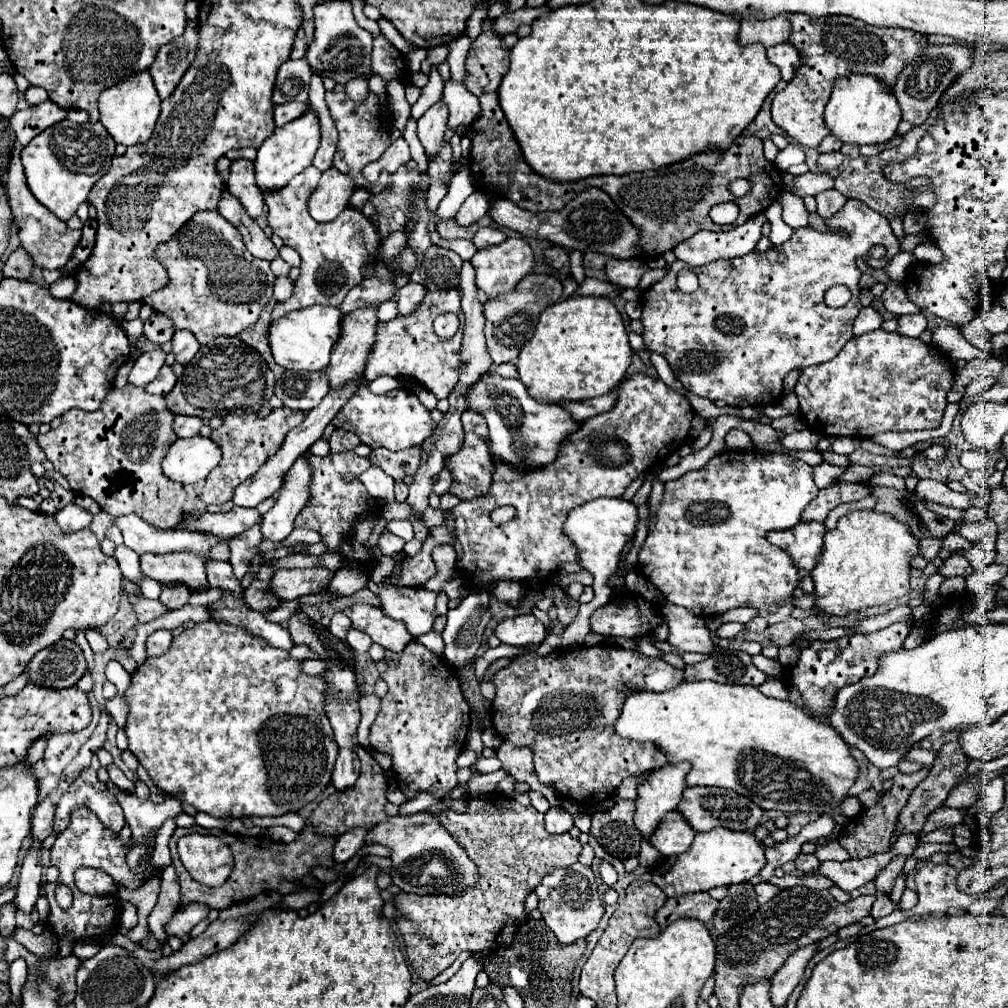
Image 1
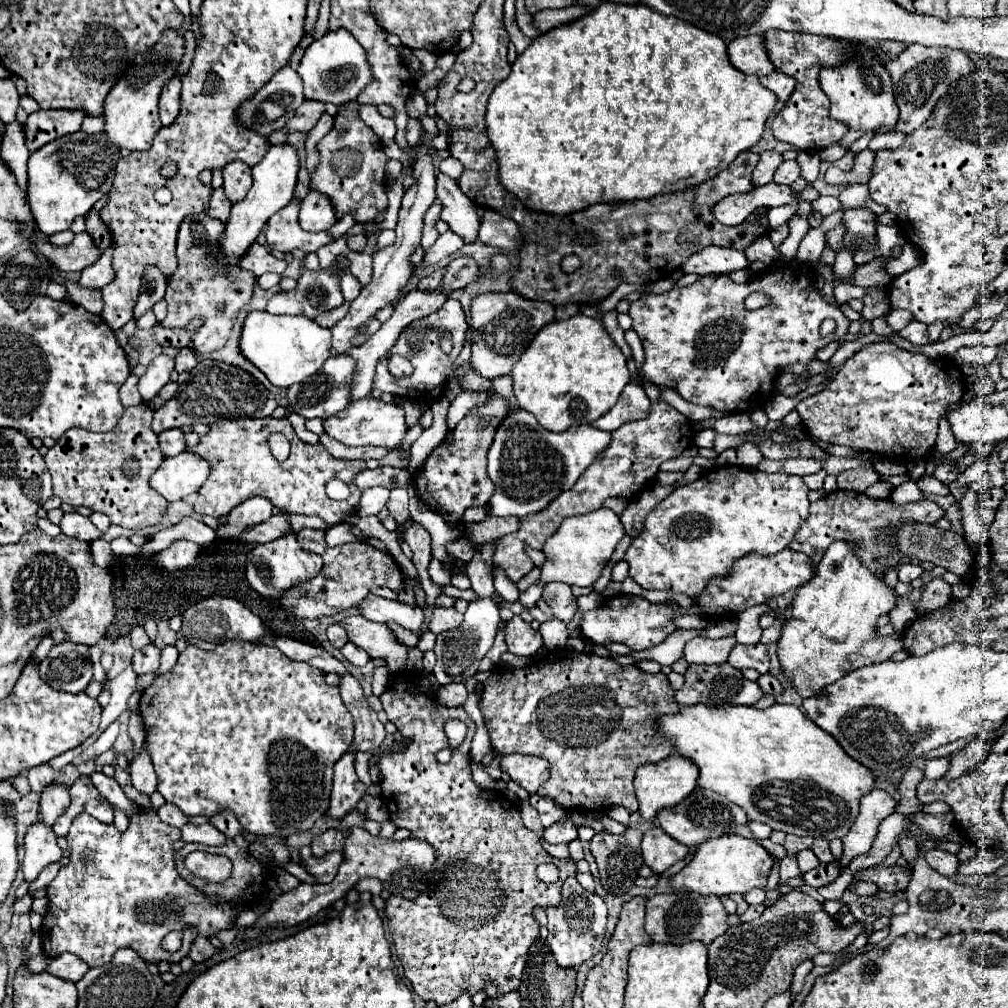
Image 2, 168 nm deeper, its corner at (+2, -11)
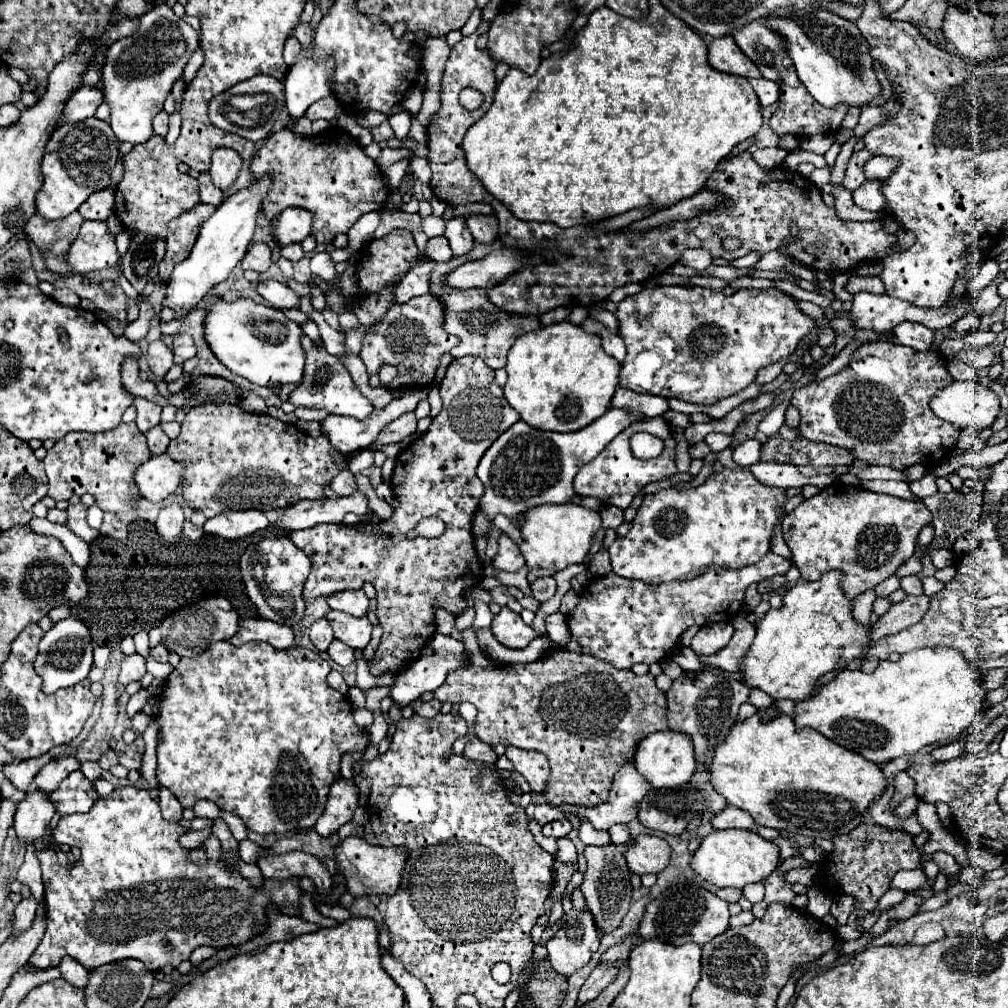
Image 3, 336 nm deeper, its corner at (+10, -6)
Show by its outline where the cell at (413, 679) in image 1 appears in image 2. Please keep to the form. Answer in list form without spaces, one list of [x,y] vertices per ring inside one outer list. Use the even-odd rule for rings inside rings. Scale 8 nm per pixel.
[[[407,673],[403,681],[397,681],[391,689],[387,689],[379,699],[383,703],[383,709],[389,717],[391,723],[395,723],[395,727],[399,729],[399,733],[409,739],[409,745],[401,751],[395,751],[395,753],[385,753],[381,755],[379,759],[379,771],[381,771],[381,799],[389,811],[389,819],[391,823],[397,827],[397,829],[409,829],[411,831],[411,837],[415,839],[421,839],[421,841],[427,841],[429,845],[433,845],[437,849],[437,855],[435,855],[435,861],[439,863],[439,867],[433,867],[433,875],[429,875],[429,887],[417,895],[415,899],[411,901],[401,901],[401,899],[387,899],[385,901],[385,913],[387,913],[387,919],[389,919],[389,929],[391,929],[391,935],[393,935],[393,941],[395,941],[395,953],[403,965],[403,971],[405,971],[405,977],[407,981],[411,983],[413,991],[425,999],[425,1001],[435,1001],[437,1005],[447,1005],[447,1003],[453,1003],[453,999],[457,999],[457,995],[469,991],[471,995],[475,995],[477,991],[483,991],[485,993],[485,999],[497,999],[499,995],[505,995],[505,993],[511,993],[511,991],[517,991],[519,989],[519,981],[521,981],[521,975],[523,975],[523,969],[525,969],[525,963],[527,963],[527,955],[529,955],[529,947],[539,939],[539,923],[535,921],[533,917],[533,909],[535,907],[557,907],[557,903],[561,903],[561,885],[563,881],[575,873],[575,861],[559,861],[551,855],[545,853],[545,849],[541,847],[539,843],[539,837],[529,831],[523,821],[521,821],[521,813],[519,813],[519,807],[509,801],[501,791],[495,791],[495,789],[481,789],[481,799],[479,799],[479,787],[475,785],[473,777],[471,777],[471,769],[469,769],[469,763],[471,763],[471,737],[475,733],[475,723],[471,721],[471,717],[465,713],[463,707],[457,707],[457,709],[449,709],[449,707],[443,707],[437,703],[435,697],[429,697],[429,695],[419,695],[417,693],[417,679],[419,675],[415,673]],[[447,719],[461,719],[465,721],[467,725],[467,737],[465,741],[451,751],[451,761],[449,763],[439,763],[437,761],[437,751],[441,749],[447,749],[449,747],[449,741],[447,741],[447,735],[443,731],[443,725]],[[541,863],[553,863],[559,867],[559,881],[547,885],[543,883],[539,877],[537,877],[537,867]]]

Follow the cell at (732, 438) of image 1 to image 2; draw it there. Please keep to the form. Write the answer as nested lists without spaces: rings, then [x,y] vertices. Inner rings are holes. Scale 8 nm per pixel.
[[[743,443],[741,447],[737,447],[737,465],[739,465],[739,467],[755,469],[761,459],[763,459],[763,455],[761,455],[761,451],[759,451],[757,445]]]

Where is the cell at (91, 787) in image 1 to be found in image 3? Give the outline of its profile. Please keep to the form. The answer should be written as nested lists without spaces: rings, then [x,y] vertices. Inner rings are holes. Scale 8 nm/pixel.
[[[81,770],[71,772],[61,786],[49,796],[51,804],[55,806],[55,812],[59,816],[67,816],[73,812],[89,812],[91,806],[97,802],[99,794],[91,780],[83,776]]]

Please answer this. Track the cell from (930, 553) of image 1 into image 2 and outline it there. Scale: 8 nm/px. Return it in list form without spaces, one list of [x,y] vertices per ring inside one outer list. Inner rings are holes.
[[[907,561],[903,565],[899,565],[899,581],[901,583],[911,583],[913,579],[921,577],[921,573],[923,573],[921,565],[911,565]]]

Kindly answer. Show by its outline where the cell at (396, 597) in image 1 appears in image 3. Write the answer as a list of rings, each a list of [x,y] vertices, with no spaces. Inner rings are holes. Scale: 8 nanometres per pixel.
[[[359,588],[359,590],[337,592],[337,594],[329,596],[329,598],[327,598],[327,604],[329,604],[333,610],[341,610],[341,612],[347,612],[347,614],[353,614],[353,616],[361,618],[361,616],[367,614],[369,598],[367,598],[367,594]]]

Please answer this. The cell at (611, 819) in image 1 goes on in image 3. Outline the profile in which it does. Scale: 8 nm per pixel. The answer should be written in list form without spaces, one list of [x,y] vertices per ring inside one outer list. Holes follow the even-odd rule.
[[[607,844],[607,846],[587,846],[585,858],[587,858],[587,872],[585,880],[581,884],[581,890],[585,894],[587,908],[591,910],[597,928],[603,932],[613,932],[613,928],[619,926],[623,916],[627,914],[629,902],[631,902],[631,872],[625,862],[625,852],[629,844]]]

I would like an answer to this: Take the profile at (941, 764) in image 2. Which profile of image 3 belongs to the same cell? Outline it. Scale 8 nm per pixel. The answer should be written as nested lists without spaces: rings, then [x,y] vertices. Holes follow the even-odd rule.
[[[955,740],[955,742],[943,744],[931,752],[931,760],[933,762],[949,762],[961,754],[963,746],[965,746],[965,740]]]

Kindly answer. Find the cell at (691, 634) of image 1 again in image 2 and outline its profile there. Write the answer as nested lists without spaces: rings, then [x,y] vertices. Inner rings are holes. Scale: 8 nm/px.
[[[733,635],[721,639],[695,637],[685,645],[685,659],[687,663],[703,663],[703,665],[725,663],[735,645],[737,639]]]

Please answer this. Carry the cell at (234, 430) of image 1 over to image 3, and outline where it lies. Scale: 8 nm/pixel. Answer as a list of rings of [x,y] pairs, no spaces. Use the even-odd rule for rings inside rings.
[[[205,404],[191,408],[181,424],[181,434],[171,440],[167,448],[167,454],[173,456],[173,460],[187,464],[181,482],[185,504],[193,510],[201,510],[207,518],[213,518],[221,514],[221,510],[275,510],[303,498],[325,498],[325,486],[329,486],[333,476],[339,472],[335,456],[341,456],[341,452],[333,448],[323,434],[313,438],[295,430],[295,426],[269,414],[241,412],[241,408],[233,404]]]

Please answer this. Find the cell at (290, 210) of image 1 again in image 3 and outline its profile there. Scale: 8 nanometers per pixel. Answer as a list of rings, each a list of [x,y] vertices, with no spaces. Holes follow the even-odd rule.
[[[267,280],[267,282],[259,282],[257,292],[265,298],[265,302],[273,308],[299,308],[301,300],[297,294],[291,294],[291,288],[277,282],[277,280]]]

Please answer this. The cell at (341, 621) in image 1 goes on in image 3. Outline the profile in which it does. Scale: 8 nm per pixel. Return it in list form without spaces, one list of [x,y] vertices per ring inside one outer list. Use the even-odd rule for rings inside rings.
[[[327,618],[317,620],[317,622],[311,626],[309,636],[311,636],[311,642],[315,644],[317,650],[327,650],[329,644],[333,642],[333,630],[331,630],[331,624],[327,622]]]

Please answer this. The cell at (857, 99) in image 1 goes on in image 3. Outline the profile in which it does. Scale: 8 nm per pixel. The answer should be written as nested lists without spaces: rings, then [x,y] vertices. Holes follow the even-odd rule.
[[[817,10],[817,14],[793,14],[793,18],[767,18],[765,24],[787,40],[787,50],[799,80],[825,108],[835,108],[839,104],[863,106],[881,96],[869,44],[861,38],[855,22],[829,14],[827,10]]]

